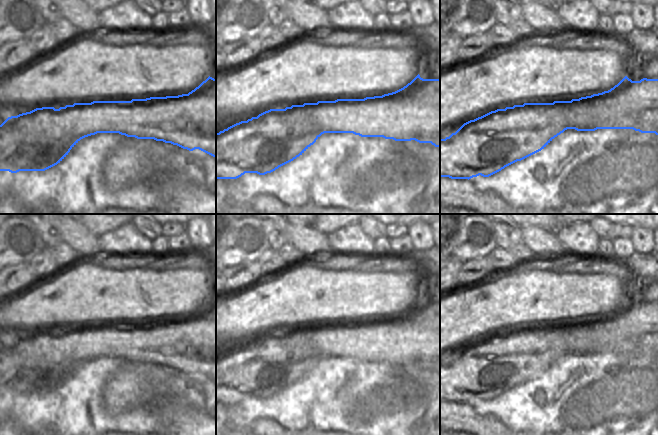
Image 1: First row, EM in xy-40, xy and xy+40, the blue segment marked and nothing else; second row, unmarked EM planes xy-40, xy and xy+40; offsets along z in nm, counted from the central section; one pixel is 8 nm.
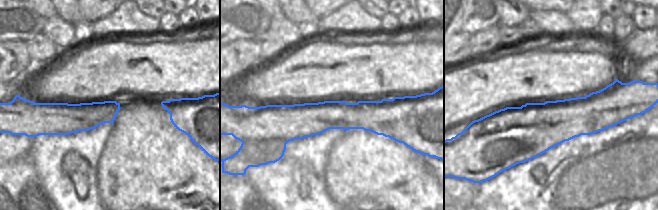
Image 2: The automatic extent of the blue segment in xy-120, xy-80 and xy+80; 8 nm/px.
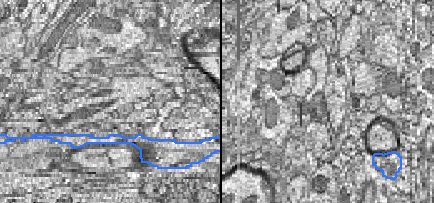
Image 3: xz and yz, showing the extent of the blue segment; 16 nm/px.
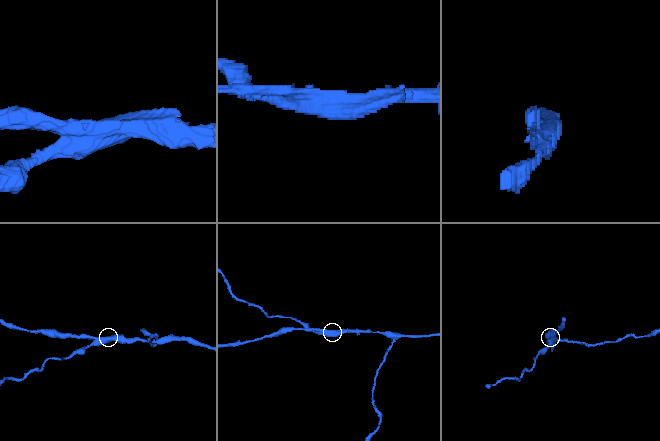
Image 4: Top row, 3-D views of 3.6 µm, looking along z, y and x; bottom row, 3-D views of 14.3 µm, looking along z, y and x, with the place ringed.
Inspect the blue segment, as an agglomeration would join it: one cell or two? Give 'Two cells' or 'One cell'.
Two cells

